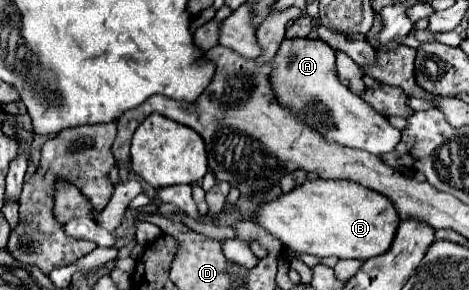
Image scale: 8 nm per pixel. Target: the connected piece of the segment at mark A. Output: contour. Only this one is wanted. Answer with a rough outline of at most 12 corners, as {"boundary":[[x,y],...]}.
{"boundary":[[283,39],[277,101],[327,141],[389,153],[399,129],[339,83],[321,39]]}

